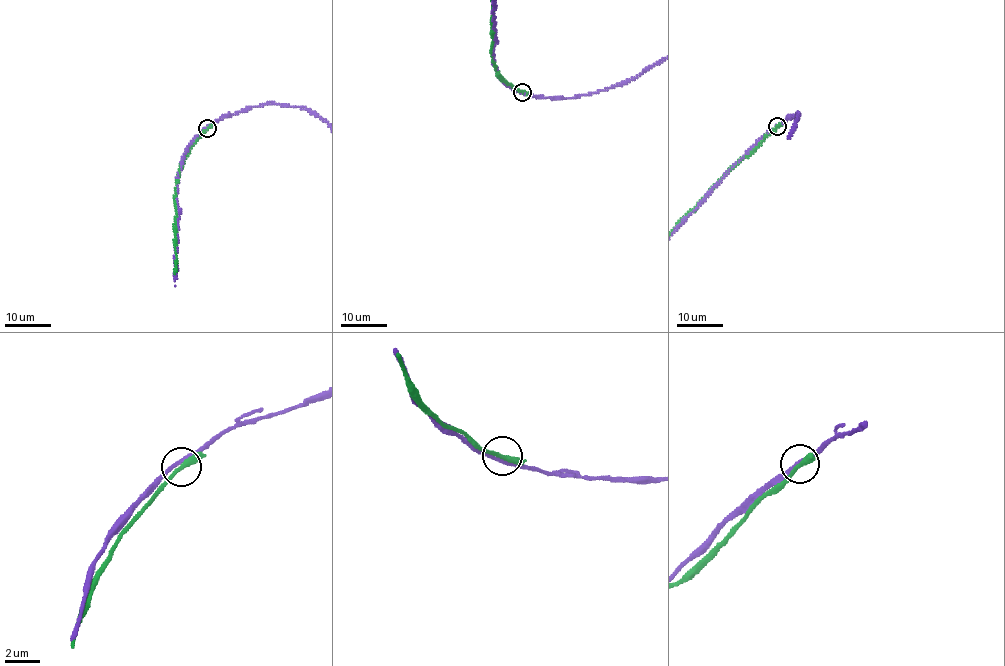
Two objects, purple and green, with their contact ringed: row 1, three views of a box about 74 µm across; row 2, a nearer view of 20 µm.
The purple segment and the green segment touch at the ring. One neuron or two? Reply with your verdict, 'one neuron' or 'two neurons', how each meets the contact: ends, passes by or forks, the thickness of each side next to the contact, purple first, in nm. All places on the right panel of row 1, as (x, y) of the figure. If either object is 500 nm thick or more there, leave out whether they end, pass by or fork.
two neurons; purple passes by; green passes by; calibres 200 and 260 nm

